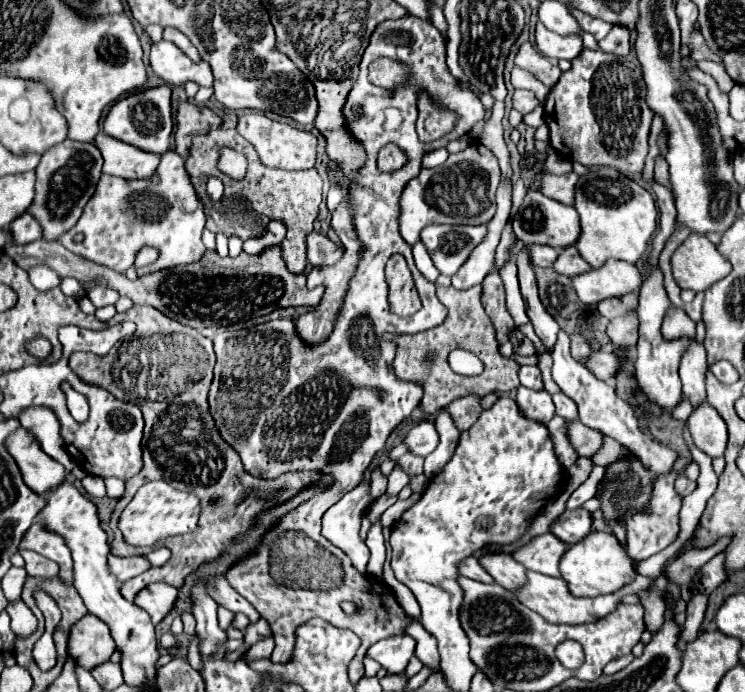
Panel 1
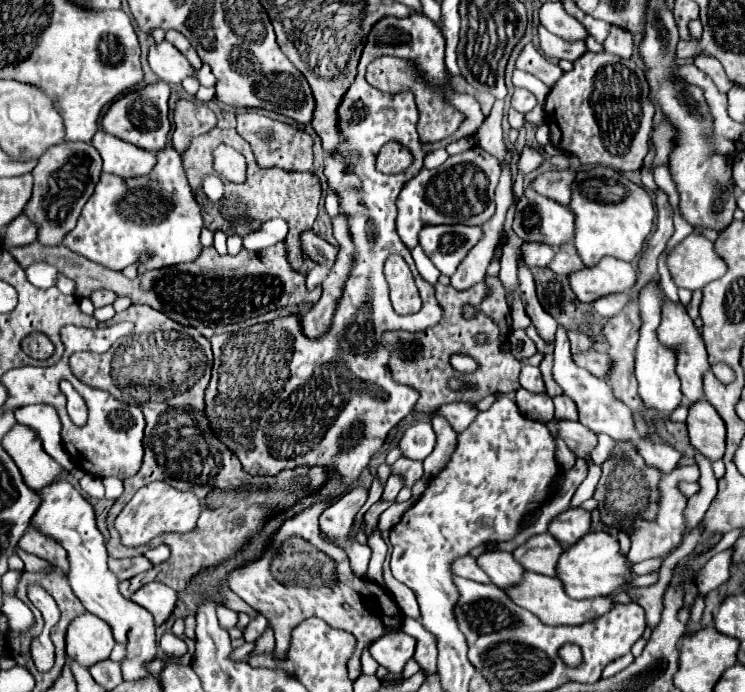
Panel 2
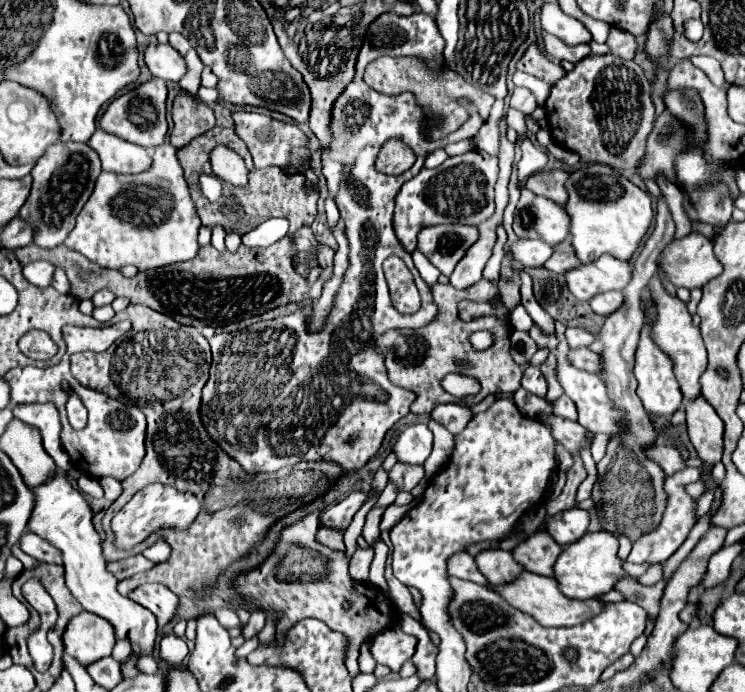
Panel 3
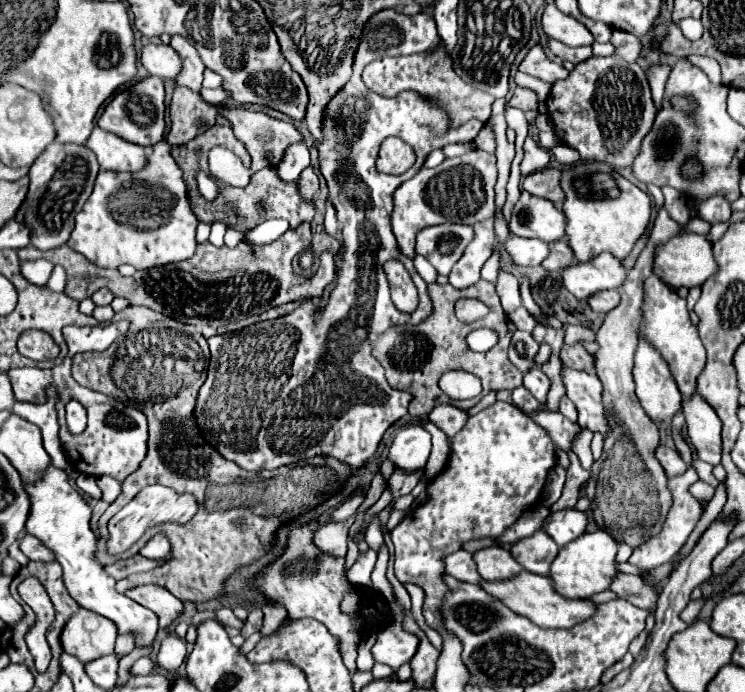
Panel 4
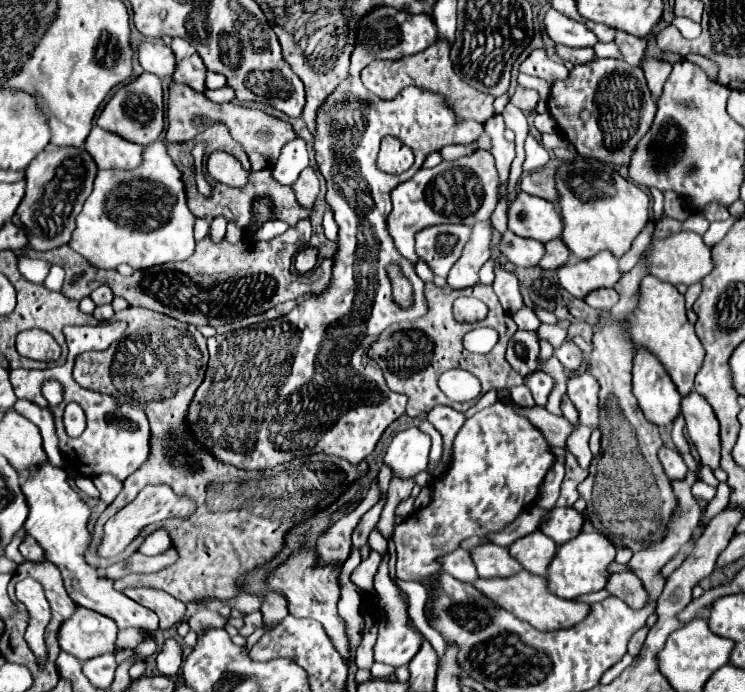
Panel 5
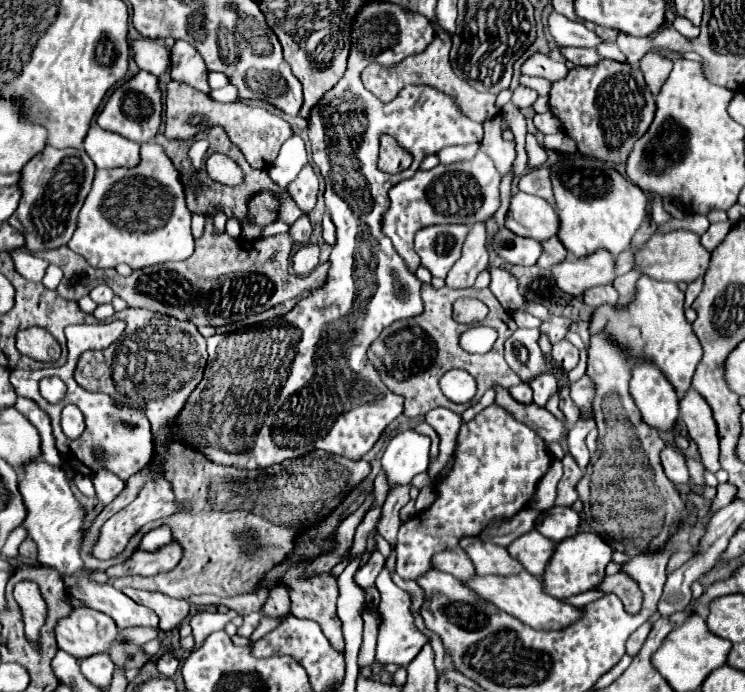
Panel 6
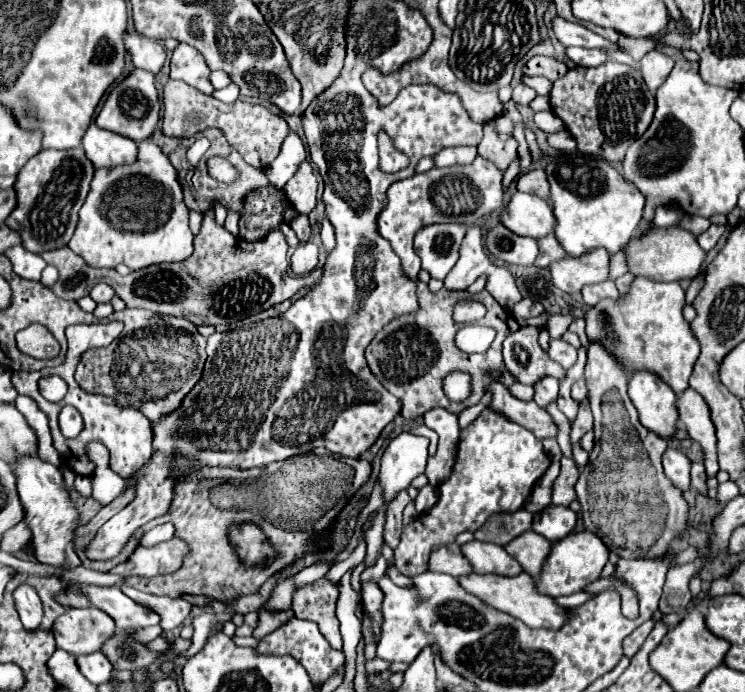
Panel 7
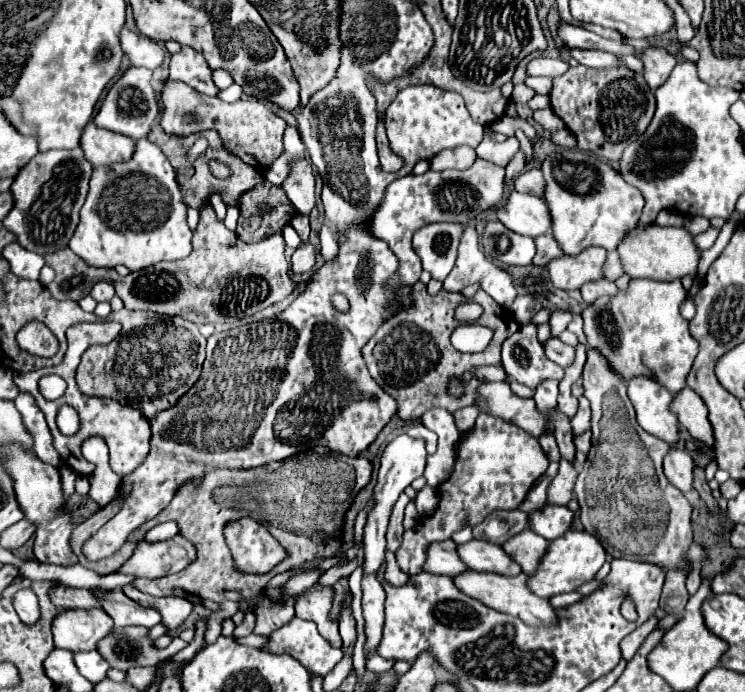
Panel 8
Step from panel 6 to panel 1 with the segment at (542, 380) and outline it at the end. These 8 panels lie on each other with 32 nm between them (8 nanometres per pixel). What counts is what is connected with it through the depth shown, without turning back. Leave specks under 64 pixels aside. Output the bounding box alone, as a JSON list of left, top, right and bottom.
[518,366,542,390]

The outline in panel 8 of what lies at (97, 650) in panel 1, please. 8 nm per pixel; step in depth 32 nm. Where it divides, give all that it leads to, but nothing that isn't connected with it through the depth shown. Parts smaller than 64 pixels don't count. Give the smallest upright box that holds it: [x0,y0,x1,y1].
[52,610,112,652]

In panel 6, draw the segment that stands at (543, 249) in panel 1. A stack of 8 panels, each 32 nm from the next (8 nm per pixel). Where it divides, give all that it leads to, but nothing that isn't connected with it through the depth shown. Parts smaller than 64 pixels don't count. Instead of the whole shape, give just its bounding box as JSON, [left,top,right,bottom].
[492,228,542,266]

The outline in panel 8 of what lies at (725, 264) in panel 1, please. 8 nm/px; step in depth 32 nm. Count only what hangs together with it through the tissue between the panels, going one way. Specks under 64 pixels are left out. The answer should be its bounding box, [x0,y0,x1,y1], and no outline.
[618,226,702,280]

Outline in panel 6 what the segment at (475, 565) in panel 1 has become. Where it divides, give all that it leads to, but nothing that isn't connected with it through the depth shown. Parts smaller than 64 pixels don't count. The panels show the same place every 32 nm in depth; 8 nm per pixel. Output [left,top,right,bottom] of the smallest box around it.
[436,546,476,580]

